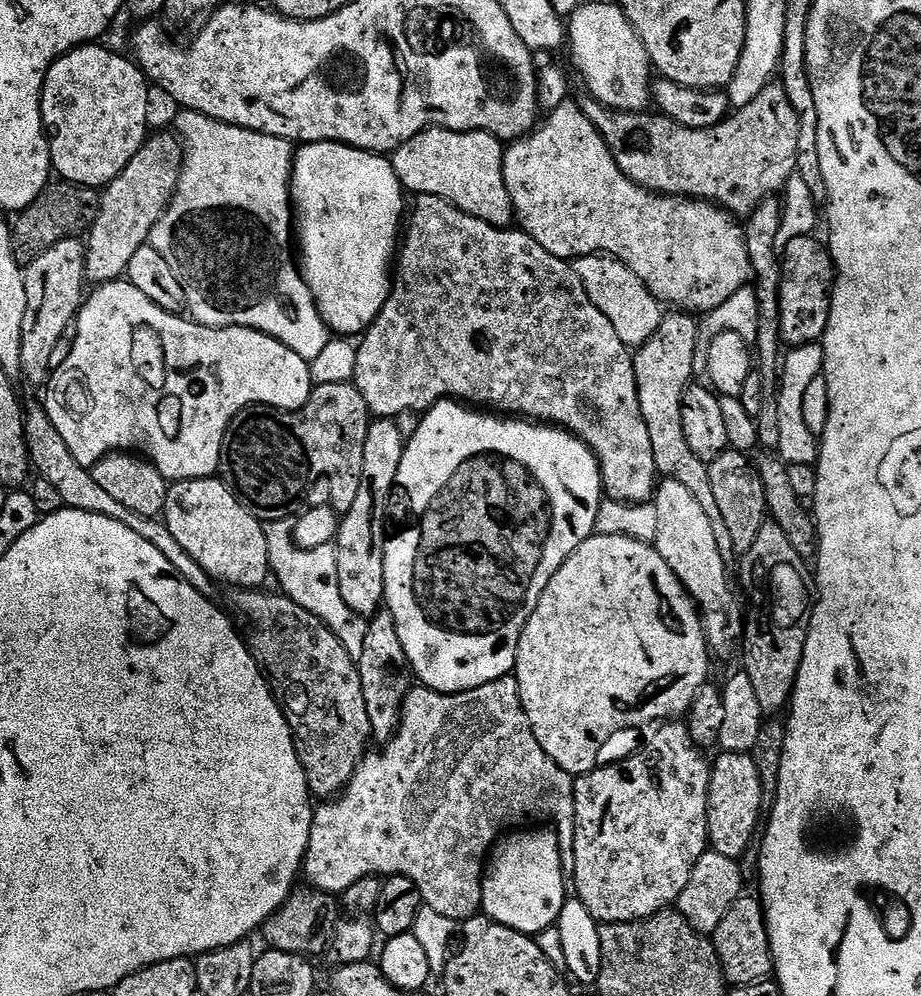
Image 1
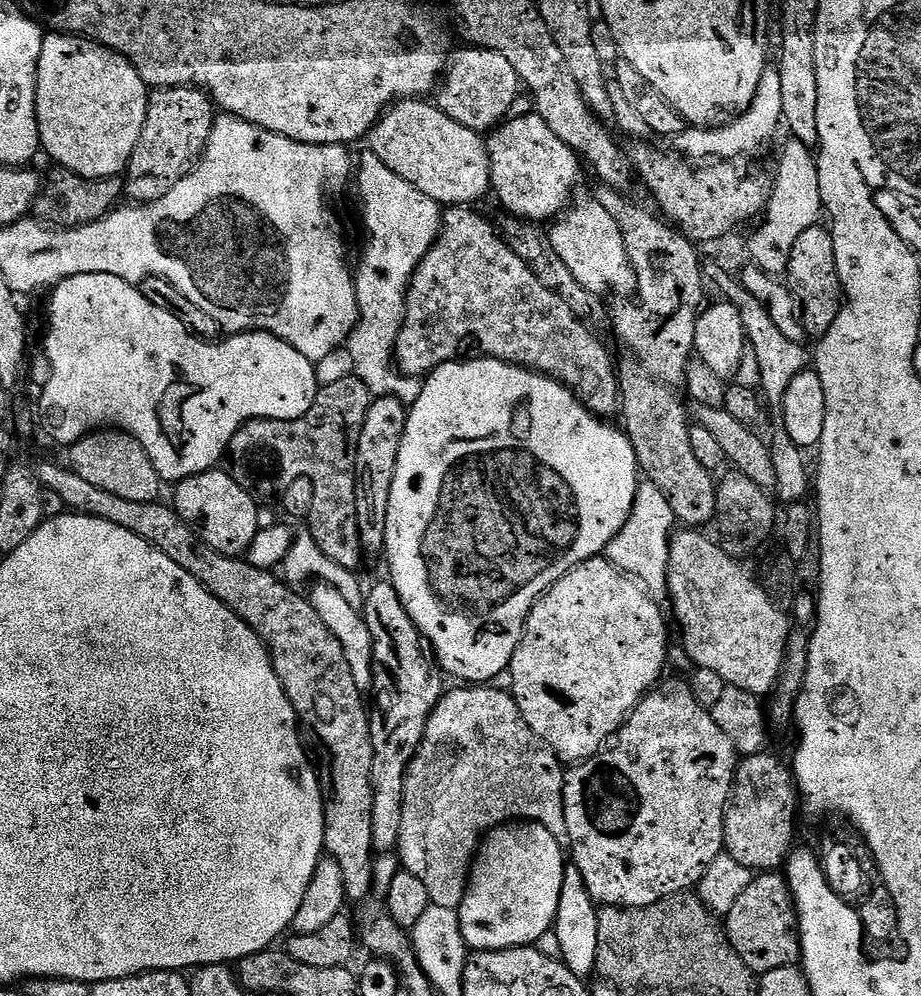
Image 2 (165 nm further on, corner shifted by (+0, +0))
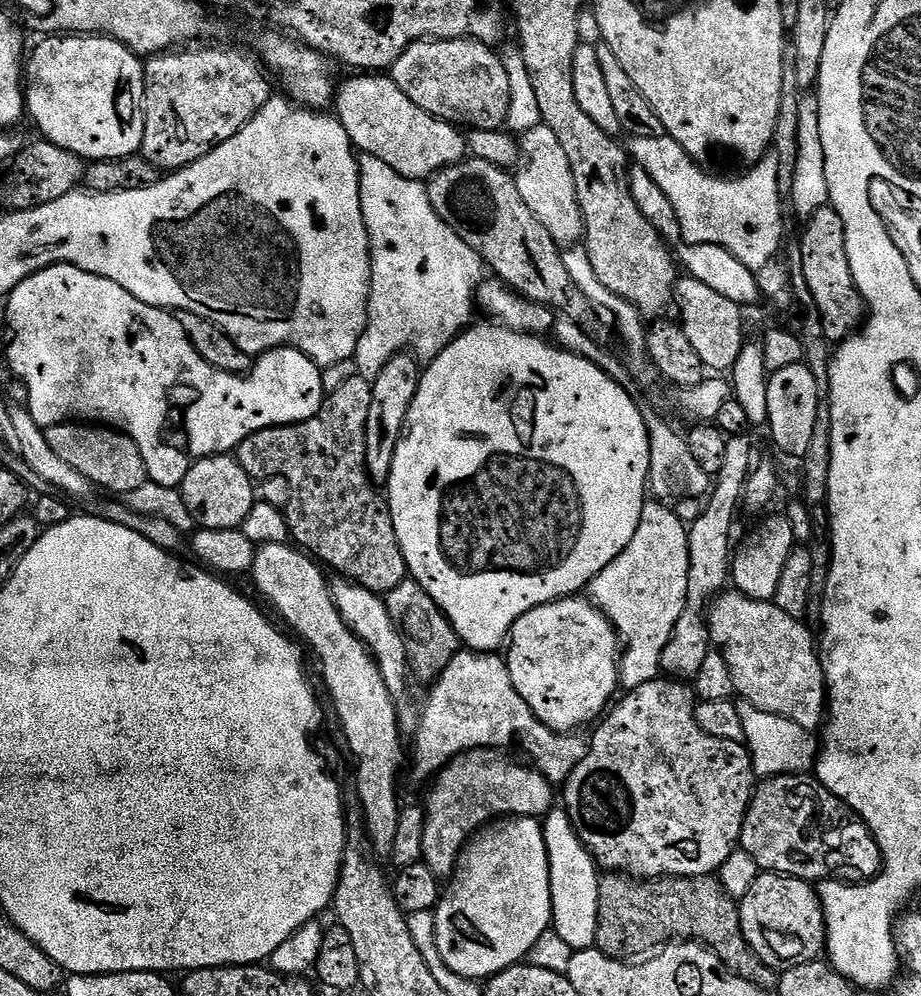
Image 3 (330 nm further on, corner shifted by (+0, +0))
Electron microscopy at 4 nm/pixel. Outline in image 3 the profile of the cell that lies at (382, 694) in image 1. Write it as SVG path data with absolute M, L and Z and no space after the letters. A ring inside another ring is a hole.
M414 579L403 580L386 594L390 618L400 631L408 651L408 666L413 677L434 682L450 666L450 662L462 651L460 635L446 618L444 611L426 594Z

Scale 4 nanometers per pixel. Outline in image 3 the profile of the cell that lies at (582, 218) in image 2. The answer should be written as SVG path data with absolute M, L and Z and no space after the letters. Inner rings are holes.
M541 123L522 136L519 141L522 163L515 173L518 194L522 194L522 202L530 206L530 214L550 230L550 238L554 238L561 246L576 246L584 239L584 215L578 206L578 190L574 186L574 170L570 170L570 158L566 158L566 150L562 150L562 142L558 142L558 134L550 130L550 126Z

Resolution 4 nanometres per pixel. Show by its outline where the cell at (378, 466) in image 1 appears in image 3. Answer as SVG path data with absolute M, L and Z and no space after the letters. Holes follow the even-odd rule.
M401 354L392 358L382 370L382 374L378 374L378 378L372 381L370 418L366 418L365 466L373 481L387 481L394 466L394 454L398 450L398 442L404 436L404 423L408 420L410 406L418 394L421 375L421 361L417 360L415 355Z

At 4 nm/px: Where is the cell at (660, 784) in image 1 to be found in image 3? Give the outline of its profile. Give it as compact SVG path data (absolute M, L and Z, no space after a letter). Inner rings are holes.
M657 678L623 694L595 725L596 733L592 740L590 736L582 762L574 766L562 785L562 804L580 841L605 873L623 872L642 880L719 873L722 862L737 851L744 819L756 791L758 777L752 768L752 755L744 744L714 738L714 734L706 734L698 726L698 701L691 683Z

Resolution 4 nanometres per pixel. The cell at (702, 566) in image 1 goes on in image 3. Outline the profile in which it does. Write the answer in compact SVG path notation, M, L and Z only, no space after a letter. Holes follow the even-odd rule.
M724 590L712 601L707 610L707 624L711 643L726 658L734 678L736 696L743 703L758 706L766 714L778 714L798 722L808 732L815 733L825 723L828 707L828 684L820 665L817 641L804 625L803 619L786 614L772 600L758 601L737 590Z

